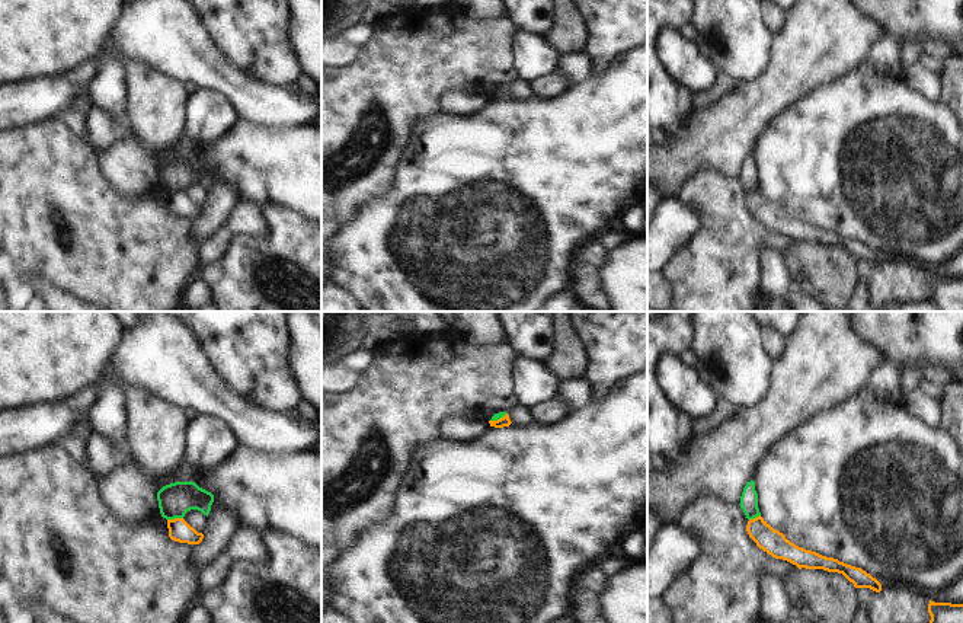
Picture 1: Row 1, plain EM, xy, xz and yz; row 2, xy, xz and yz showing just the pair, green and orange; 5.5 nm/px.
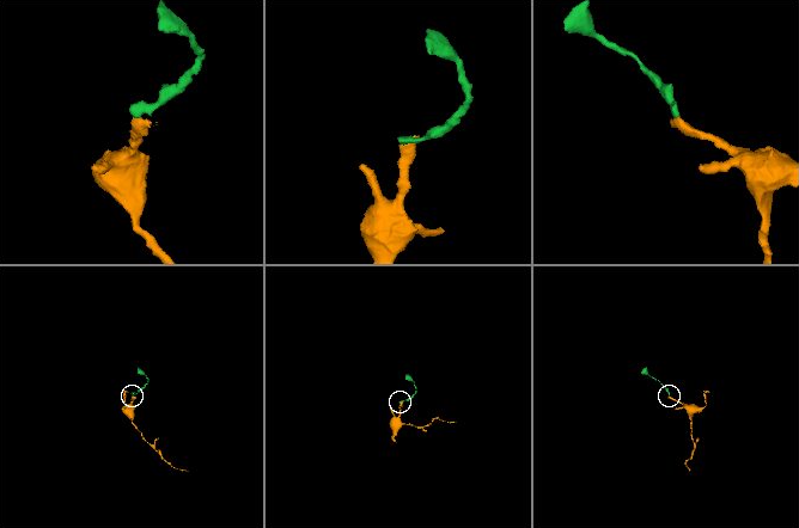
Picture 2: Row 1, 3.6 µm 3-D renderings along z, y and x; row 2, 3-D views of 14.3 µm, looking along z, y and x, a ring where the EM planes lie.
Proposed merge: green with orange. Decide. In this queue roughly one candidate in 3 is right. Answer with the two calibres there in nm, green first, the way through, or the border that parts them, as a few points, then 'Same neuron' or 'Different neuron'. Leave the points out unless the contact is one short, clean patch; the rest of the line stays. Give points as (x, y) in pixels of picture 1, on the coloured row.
Thickness 190 nm (green) against 120 nm. Boundary: xy (182, 517), (168, 520). Different neuron.

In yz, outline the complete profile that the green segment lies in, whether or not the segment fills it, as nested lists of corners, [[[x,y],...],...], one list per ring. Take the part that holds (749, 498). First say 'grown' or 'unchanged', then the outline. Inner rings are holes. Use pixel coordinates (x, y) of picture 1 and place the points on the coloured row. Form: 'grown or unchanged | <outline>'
unchanged | [[[754,480],[748,482],[743,488],[739,505],[743,509],[748,520],[754,520],[761,515],[758,508],[758,493],[755,491]]]

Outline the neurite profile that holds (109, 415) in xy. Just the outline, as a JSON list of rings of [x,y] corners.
[[[106,383],[99,402],[90,410],[93,431],[103,435],[115,447],[131,447],[131,424],[128,418],[128,393],[115,383]]]

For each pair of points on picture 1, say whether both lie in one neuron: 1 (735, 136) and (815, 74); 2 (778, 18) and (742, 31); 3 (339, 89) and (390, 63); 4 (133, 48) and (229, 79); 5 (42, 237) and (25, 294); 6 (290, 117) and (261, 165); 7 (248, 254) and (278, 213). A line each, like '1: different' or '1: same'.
1: same
2: different
3: same
4: same
5: different
6: different
7: same

